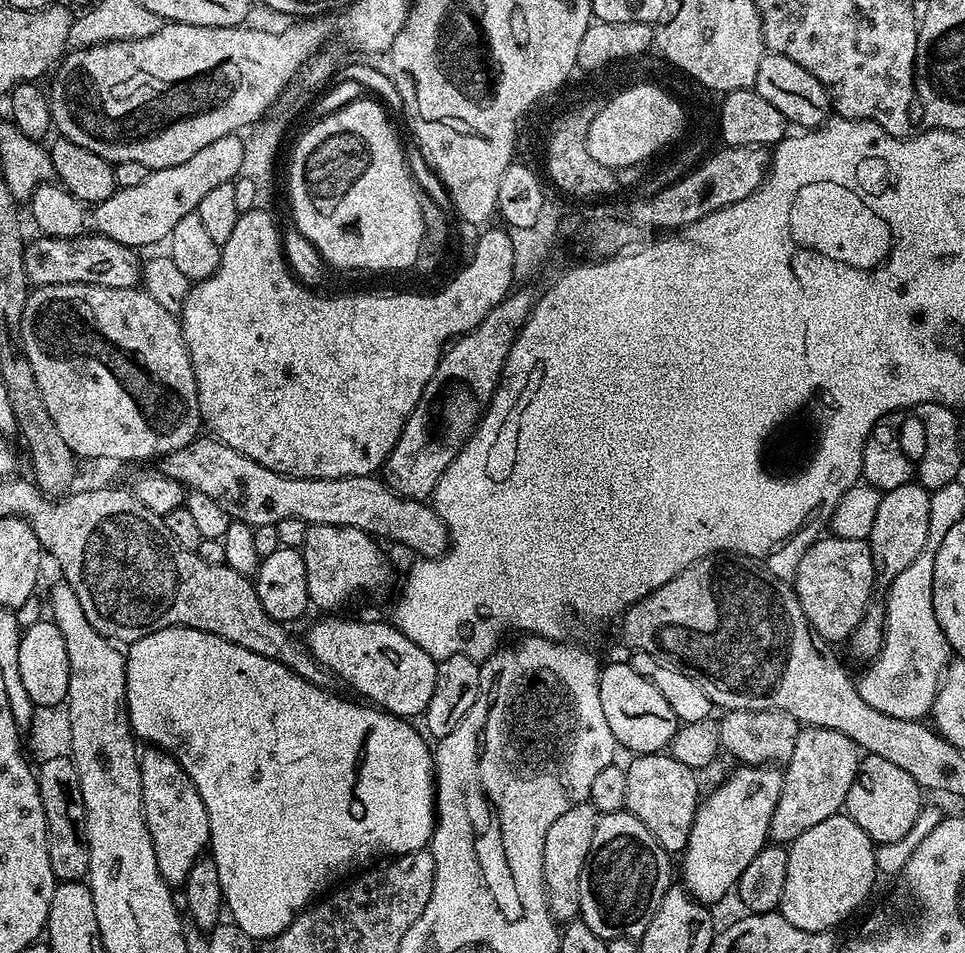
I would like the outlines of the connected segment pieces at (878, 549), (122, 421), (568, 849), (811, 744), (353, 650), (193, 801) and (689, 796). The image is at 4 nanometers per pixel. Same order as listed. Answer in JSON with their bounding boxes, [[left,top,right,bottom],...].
[[867,482,930,589],[22,284,202,460],[540,803,600,925],[769,727,861,846],[306,620,437,718],[139,746,210,886],[624,752,702,854]]

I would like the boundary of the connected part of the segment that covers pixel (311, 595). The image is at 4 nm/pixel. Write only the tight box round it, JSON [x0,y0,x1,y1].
[302,524,392,608]

